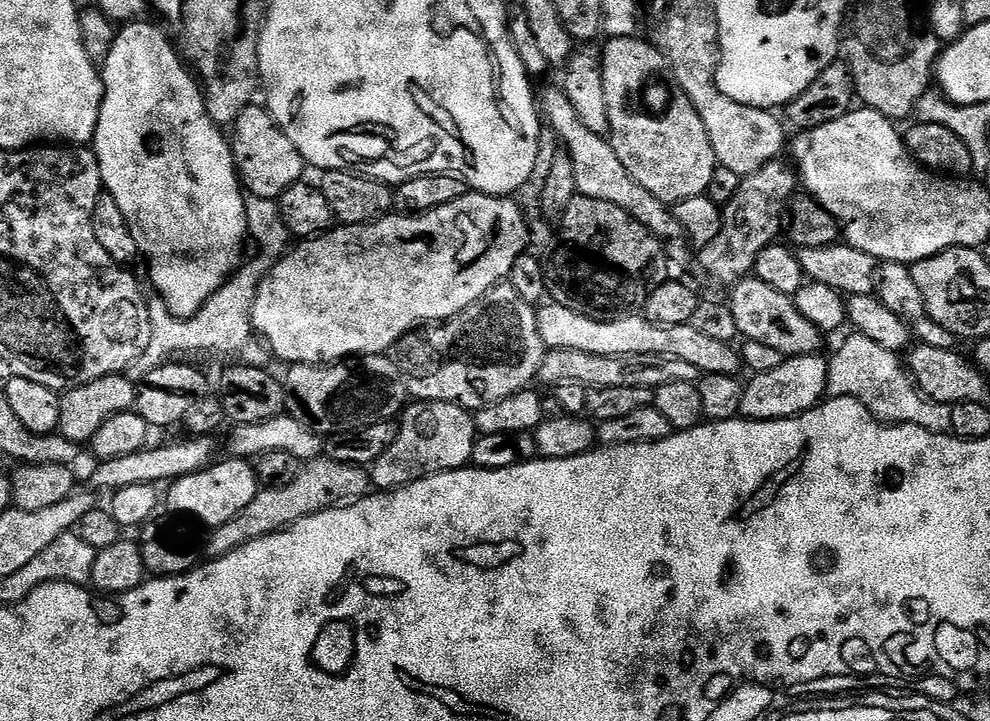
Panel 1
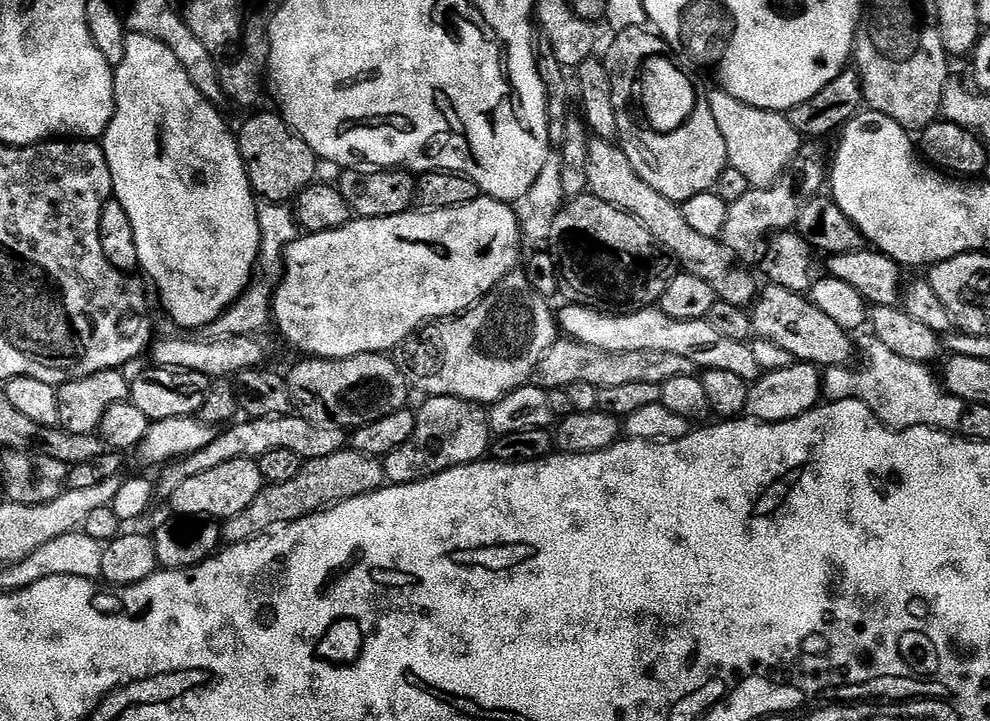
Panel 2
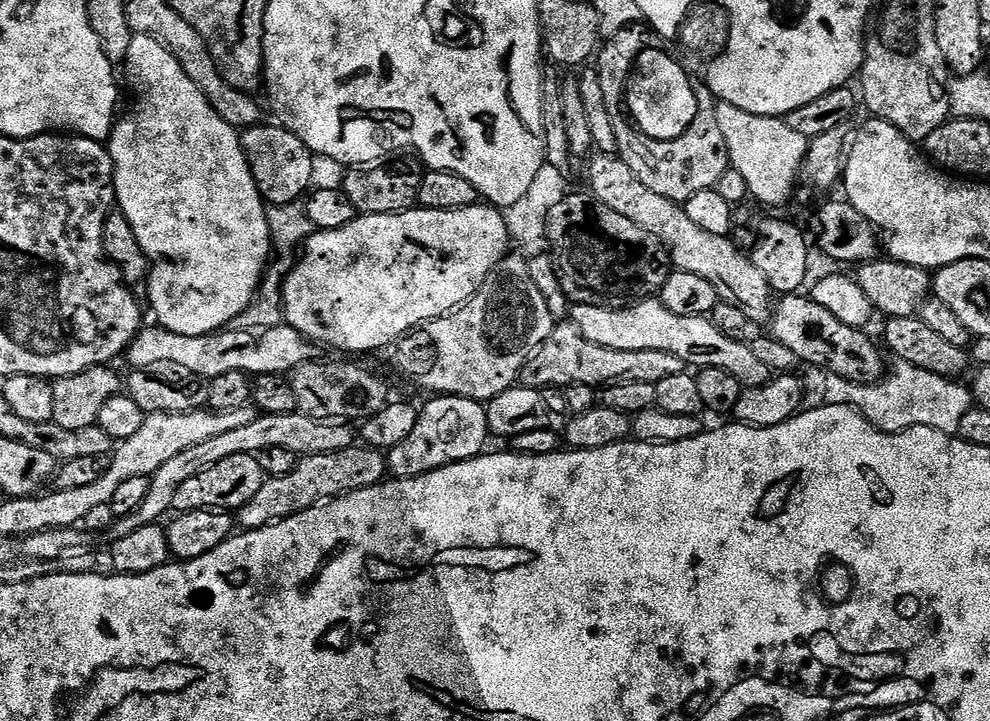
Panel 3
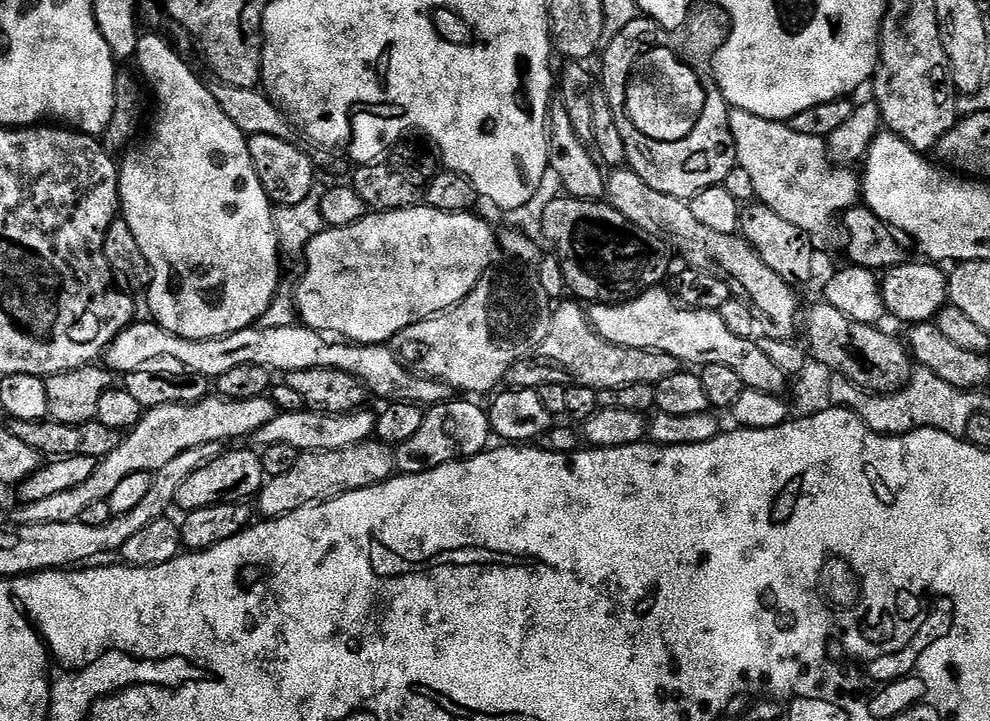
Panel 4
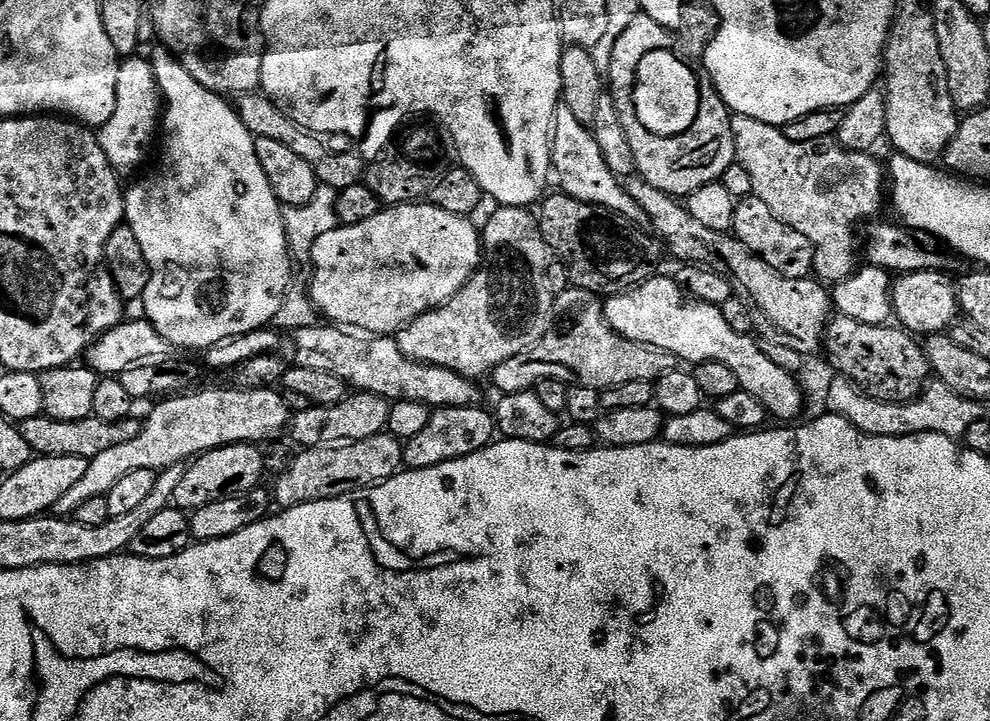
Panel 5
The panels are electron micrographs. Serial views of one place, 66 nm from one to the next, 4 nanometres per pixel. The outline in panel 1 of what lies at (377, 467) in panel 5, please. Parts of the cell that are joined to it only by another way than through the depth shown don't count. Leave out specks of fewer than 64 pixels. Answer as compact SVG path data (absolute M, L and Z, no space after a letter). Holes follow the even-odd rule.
M327 458L309 460L301 467L298 478L290 482L290 486L261 487L256 493L254 502L250 502L246 510L234 514L230 522L211 529L208 534L207 559L222 558L238 550L243 544L254 542L258 538L268 536L271 532L280 532L302 518L325 512L327 508L339 508L352 503L353 500L363 500L369 495L372 487L372 477L367 467L334 462Z

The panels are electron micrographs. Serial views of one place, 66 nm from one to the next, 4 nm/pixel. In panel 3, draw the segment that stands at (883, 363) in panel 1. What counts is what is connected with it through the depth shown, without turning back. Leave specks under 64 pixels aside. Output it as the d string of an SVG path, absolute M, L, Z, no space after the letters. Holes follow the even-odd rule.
M896 360L893 365L875 384L859 384L841 376L825 375L823 403L858 410L879 432L905 432L926 426L942 430L942 434L947 436L957 435L962 426L962 417L974 406L971 387L930 370L910 366L910 362Z

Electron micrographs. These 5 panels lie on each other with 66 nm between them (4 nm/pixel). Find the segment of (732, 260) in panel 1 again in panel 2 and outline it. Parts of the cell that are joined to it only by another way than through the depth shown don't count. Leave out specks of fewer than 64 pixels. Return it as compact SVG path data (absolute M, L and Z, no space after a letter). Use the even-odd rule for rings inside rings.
M805 143L792 165L767 188L749 187L748 192L742 194L742 198L738 198L738 202L728 206L722 240L737 261L745 260L740 262L755 265L764 254L766 238L775 236L777 232L795 229L798 214L802 214L802 206L806 206L806 202L825 191L830 168L826 163L826 156L824 160L816 144L819 143Z

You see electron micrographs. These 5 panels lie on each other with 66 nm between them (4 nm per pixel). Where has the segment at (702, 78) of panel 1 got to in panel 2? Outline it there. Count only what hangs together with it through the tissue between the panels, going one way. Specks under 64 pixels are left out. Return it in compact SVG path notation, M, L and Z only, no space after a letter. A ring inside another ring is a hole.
M709 91L706 99L710 102L714 122L718 122L718 130L722 130L722 138L726 138L726 154L730 167L739 170L751 187L767 188L800 155L802 137L798 130L794 130L794 126L790 126L785 113L755 108L730 94Z

